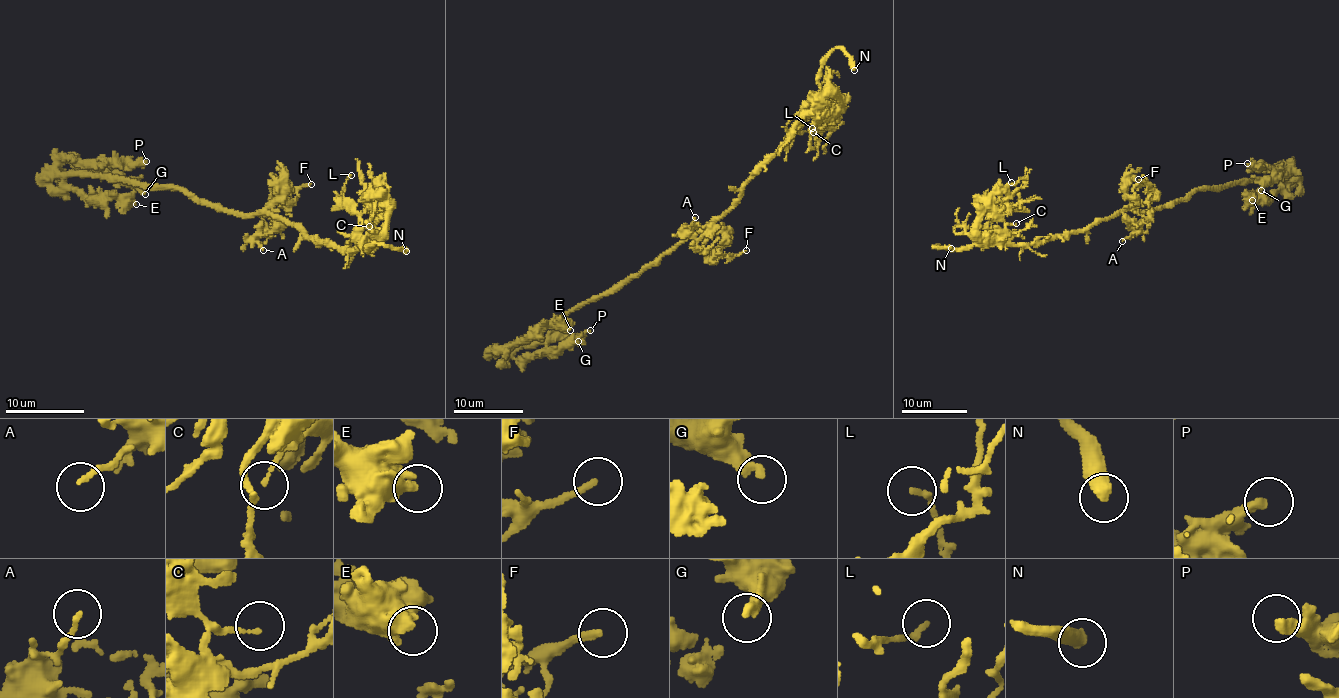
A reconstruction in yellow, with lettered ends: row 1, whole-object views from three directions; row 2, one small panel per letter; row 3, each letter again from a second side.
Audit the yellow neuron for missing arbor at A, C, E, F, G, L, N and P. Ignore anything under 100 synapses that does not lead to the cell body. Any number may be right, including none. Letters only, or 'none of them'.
N

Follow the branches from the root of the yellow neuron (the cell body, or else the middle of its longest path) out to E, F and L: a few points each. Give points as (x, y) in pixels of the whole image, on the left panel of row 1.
E: (234, 212), (167, 186), (83, 174), (65, 181), (89, 197), (127, 196), (136, 204)
F: (234, 212), (257, 215), (268, 208), (270, 201), (277, 196), (311, 184)
L: (234, 212), (270, 213), (294, 222), (308, 237), (348, 251), (359, 242), (358, 217), (343, 197), (351, 175)

